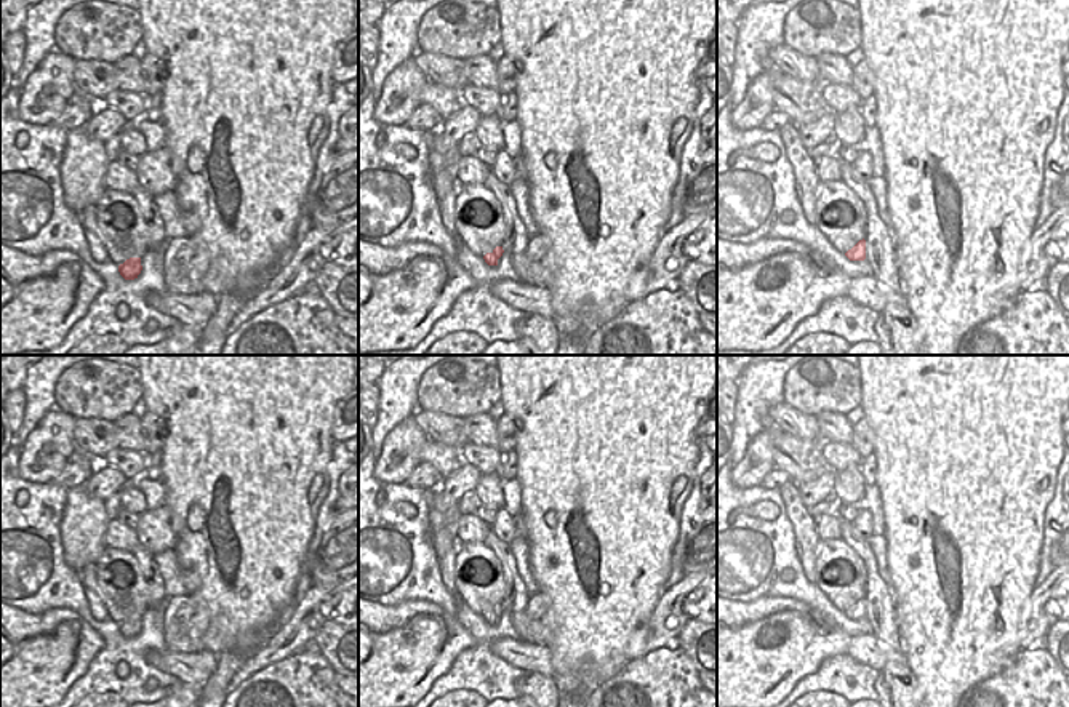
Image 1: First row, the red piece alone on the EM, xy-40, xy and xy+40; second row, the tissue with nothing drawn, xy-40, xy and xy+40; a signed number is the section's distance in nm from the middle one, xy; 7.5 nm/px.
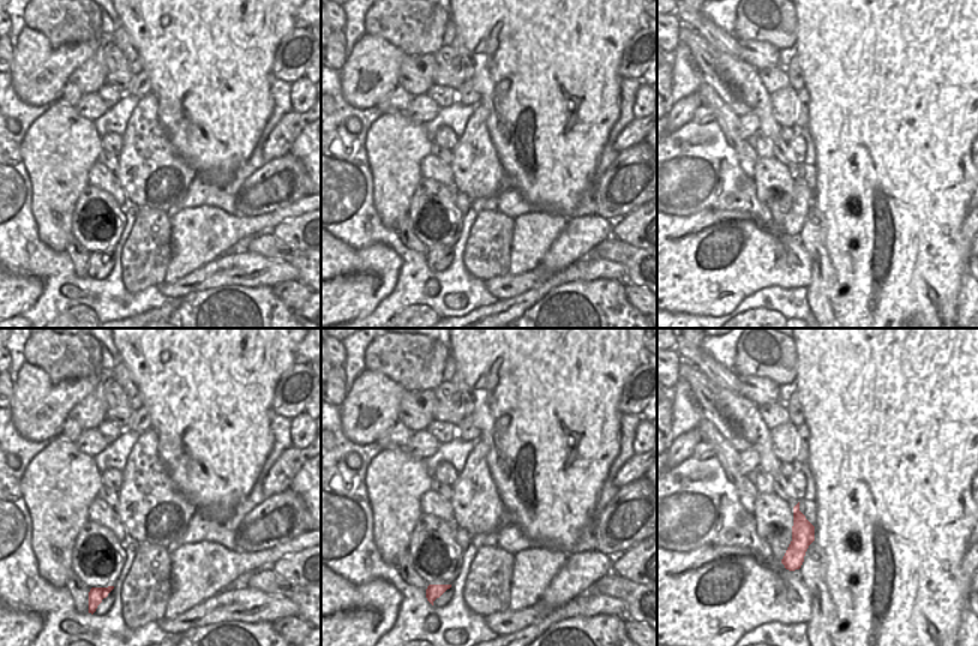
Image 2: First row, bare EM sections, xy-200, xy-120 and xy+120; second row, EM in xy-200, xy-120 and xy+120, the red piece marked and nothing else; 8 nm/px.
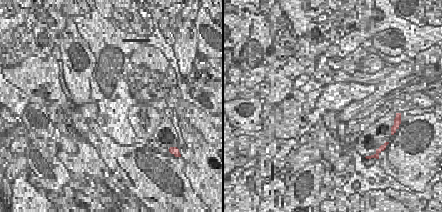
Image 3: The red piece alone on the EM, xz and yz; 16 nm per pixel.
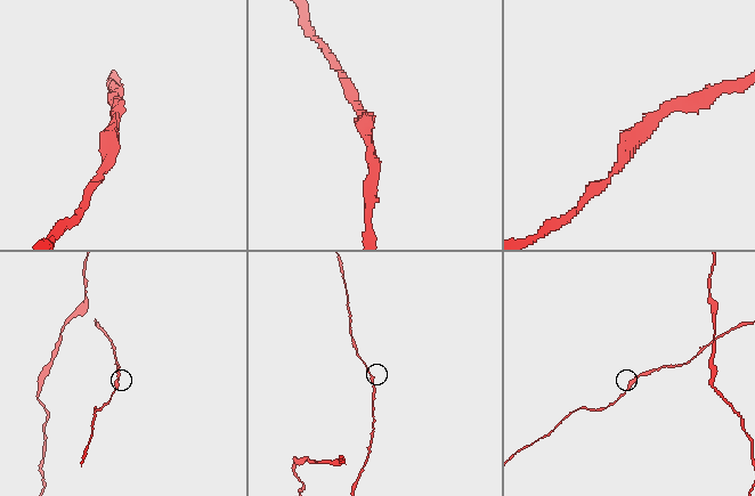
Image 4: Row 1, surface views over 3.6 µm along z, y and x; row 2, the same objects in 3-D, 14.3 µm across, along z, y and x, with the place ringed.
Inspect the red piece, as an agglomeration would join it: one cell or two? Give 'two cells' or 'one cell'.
one cell

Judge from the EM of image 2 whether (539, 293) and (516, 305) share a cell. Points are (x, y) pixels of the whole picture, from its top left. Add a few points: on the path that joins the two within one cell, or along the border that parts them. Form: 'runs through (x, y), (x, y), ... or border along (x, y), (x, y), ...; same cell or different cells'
runs through (533, 296), (522, 302); same cell

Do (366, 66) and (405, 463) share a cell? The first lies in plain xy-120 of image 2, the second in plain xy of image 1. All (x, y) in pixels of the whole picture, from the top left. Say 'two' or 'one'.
one

